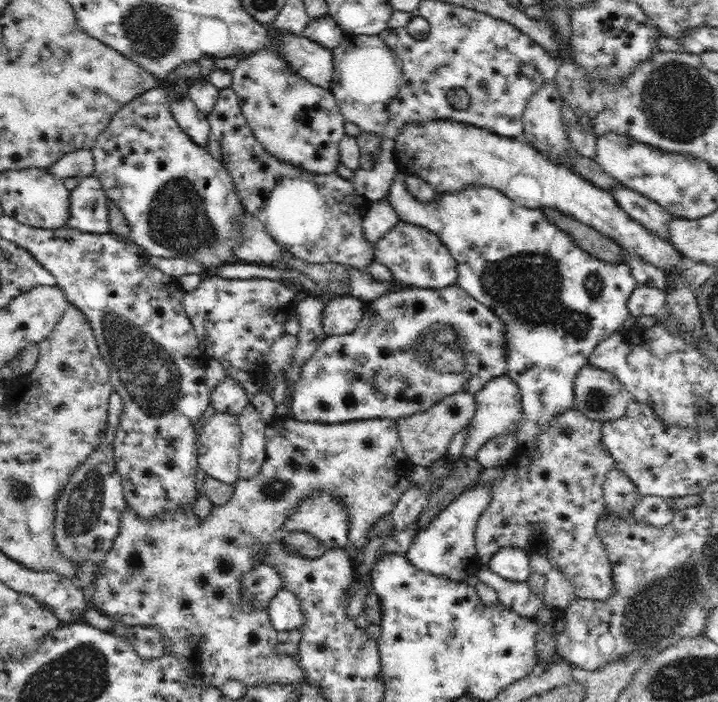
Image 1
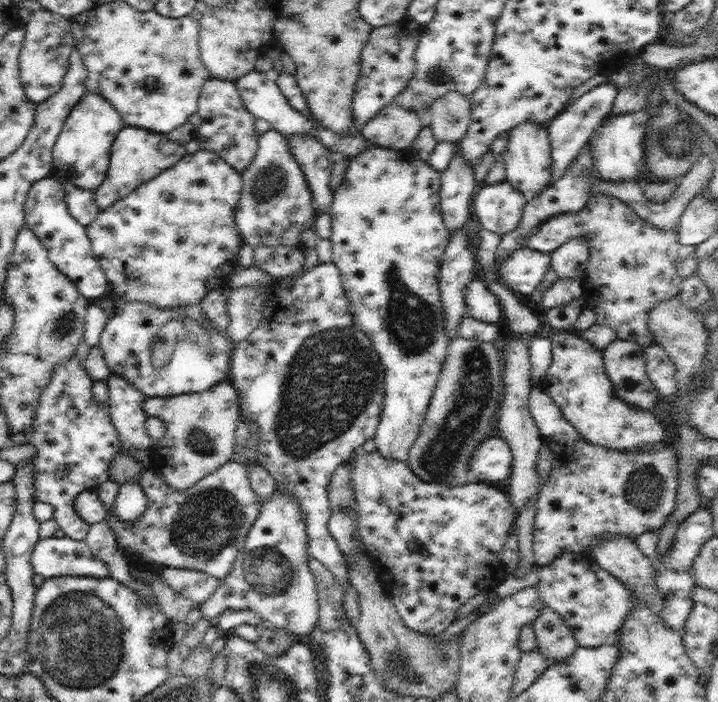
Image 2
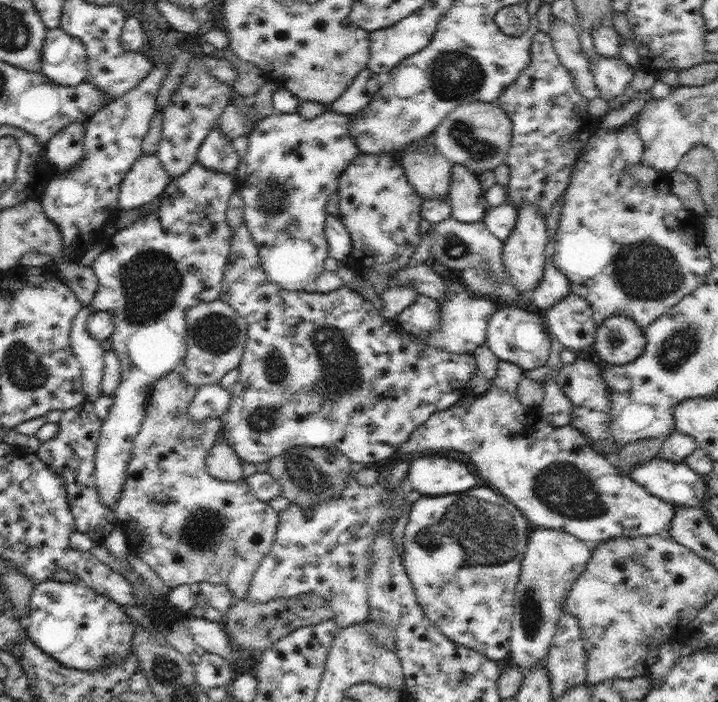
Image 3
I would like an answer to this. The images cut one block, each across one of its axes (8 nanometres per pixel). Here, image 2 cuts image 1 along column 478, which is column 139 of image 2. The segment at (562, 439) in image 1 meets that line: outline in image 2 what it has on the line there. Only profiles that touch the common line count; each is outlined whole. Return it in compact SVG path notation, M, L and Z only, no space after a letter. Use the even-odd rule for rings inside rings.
M231 460L207 474L190 490L176 492L160 473L147 468L140 475L139 485L146 494L148 506L133 525L111 513L119 494L117 482L110 479L103 482L99 487L99 500L106 508L106 520L125 556L134 554L147 564L206 572L220 582L232 571L238 551L244 546L248 531L264 505L256 498L247 474L244 464Z

